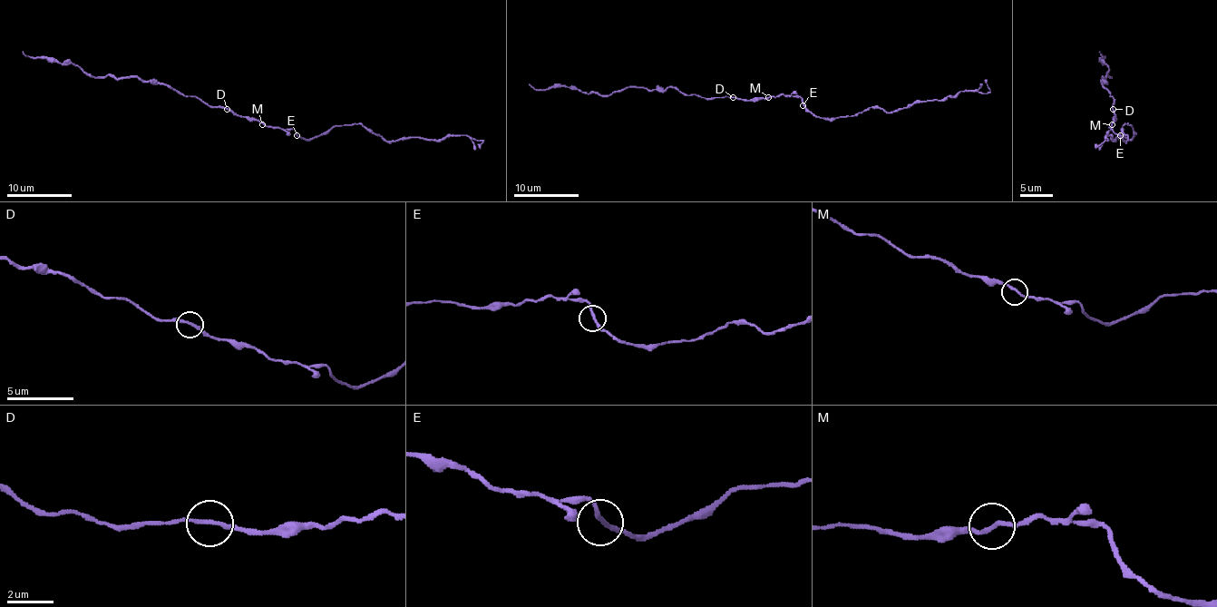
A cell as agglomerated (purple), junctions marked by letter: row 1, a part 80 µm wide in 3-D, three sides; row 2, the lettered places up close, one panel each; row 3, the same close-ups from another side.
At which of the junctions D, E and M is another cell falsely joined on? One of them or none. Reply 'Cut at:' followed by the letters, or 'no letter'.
Cut at: no letter

